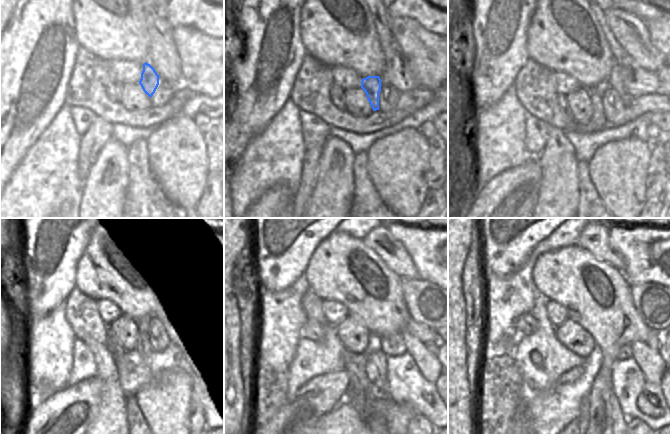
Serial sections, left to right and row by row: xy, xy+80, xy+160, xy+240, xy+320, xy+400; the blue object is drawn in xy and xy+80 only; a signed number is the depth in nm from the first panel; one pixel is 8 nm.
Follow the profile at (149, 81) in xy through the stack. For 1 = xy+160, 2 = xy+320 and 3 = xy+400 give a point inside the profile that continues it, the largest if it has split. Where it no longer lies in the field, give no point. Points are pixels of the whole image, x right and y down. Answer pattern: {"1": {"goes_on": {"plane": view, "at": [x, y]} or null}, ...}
{"1": {"goes_on": {"plane": "xy+160", "at": [597, 118]}}, "2": {"goes_on": {"plane": "xy+320", "at": [375, 365]}}, "3": {"goes_on": {"plane": "xy+400", "at": [619, 421]}}}

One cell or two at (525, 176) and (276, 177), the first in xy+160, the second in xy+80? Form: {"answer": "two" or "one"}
{"answer": "two"}

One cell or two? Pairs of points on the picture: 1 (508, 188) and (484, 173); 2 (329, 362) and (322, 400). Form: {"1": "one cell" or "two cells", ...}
{"1": "two cells", "2": "two cells"}

